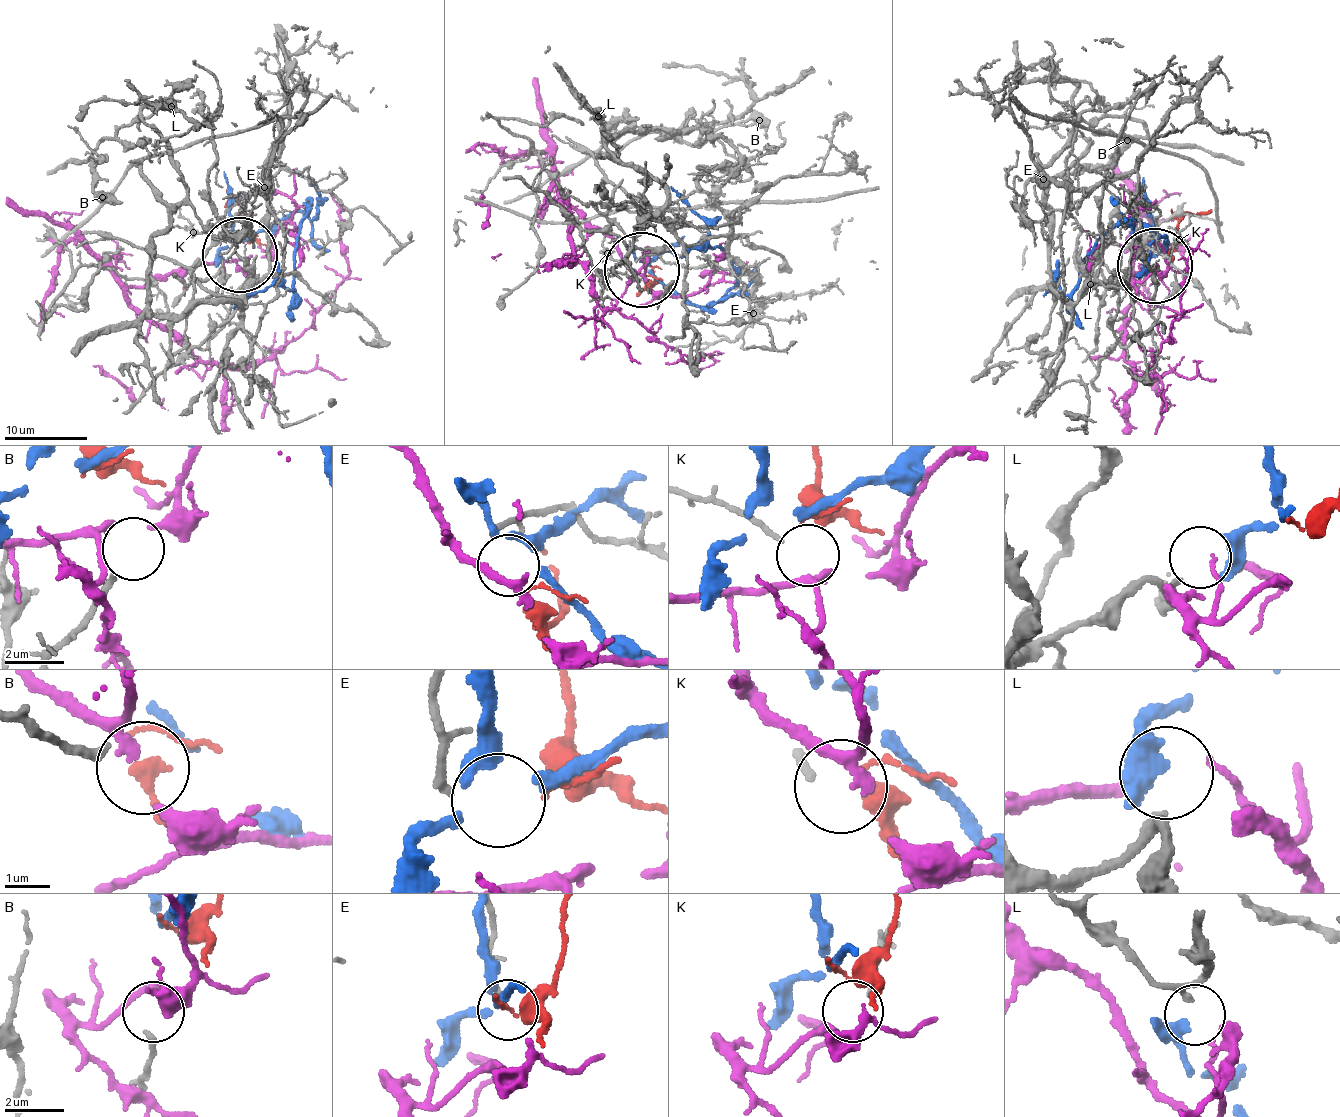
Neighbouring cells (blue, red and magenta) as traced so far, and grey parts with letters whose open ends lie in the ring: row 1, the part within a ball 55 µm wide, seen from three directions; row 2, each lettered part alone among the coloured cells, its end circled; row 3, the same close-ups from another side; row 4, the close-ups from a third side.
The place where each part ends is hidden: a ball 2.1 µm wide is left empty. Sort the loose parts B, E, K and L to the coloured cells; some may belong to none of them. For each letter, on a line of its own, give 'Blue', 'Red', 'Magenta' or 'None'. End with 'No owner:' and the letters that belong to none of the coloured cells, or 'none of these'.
B: None
E: Red
K: None
L: Blue
No owner: B, K

